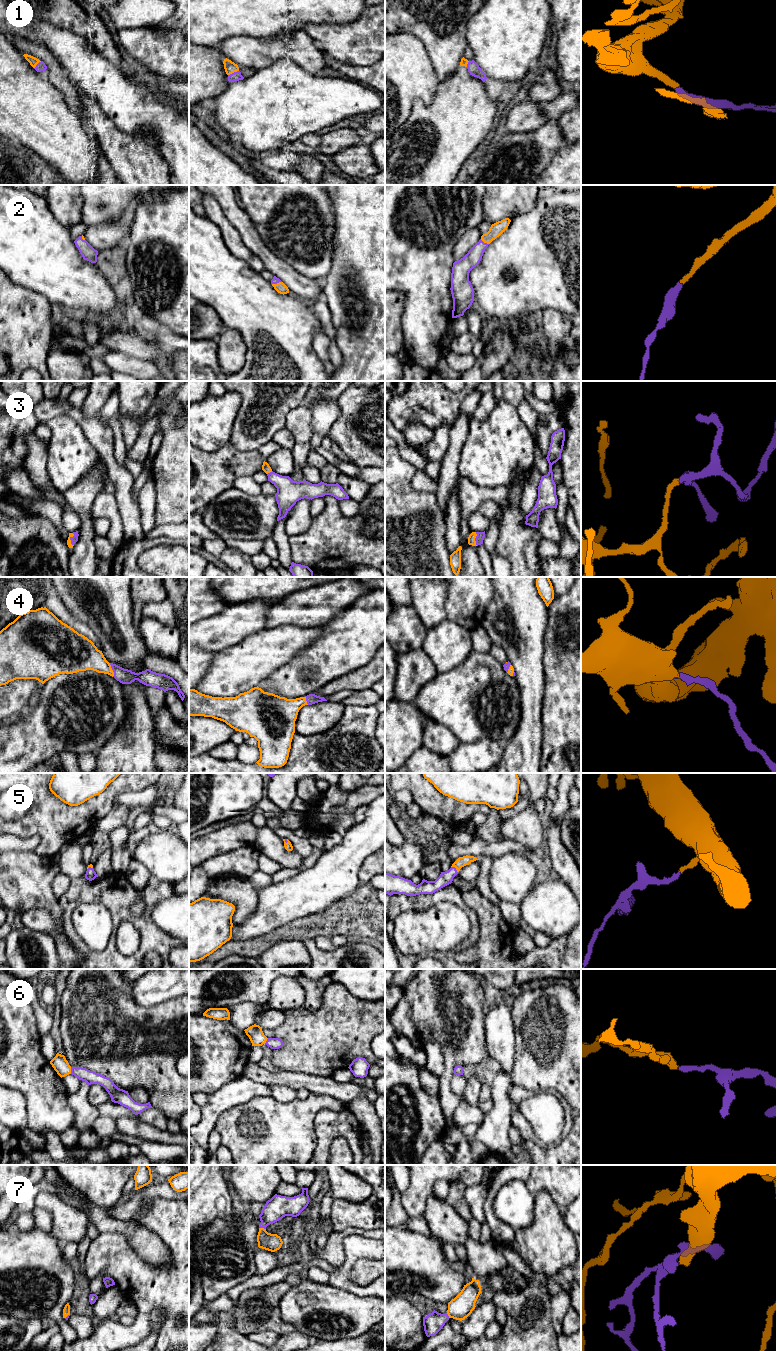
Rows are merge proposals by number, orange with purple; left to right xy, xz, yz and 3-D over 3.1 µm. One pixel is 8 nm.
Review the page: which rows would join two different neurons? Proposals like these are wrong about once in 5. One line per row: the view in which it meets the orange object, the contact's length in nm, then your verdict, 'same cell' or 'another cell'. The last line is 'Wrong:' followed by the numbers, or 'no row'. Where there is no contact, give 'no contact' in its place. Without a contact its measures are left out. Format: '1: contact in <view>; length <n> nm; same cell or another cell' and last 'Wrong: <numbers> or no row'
1: contact in xz; length 100 nm; same cell
2: contact in yz; length 80 nm; same cell
3: contact in xy; length 100 nm; same cell
4: contact in xy; length 120 nm; same cell
5: contact in yz; length 80 nm; same cell
6: contact in xy; length 60 nm; same cell
7: contact in xz; length 50 nm; same cell
Wrong: no row

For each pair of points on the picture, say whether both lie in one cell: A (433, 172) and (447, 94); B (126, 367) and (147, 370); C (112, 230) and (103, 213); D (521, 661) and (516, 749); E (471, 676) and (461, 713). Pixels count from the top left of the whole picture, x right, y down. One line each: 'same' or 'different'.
A: same
B: same
C: different
D: same
E: same

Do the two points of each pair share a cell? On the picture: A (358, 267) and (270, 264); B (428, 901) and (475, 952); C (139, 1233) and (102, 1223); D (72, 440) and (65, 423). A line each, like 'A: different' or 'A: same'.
A: different
B: different
C: same
D: same

